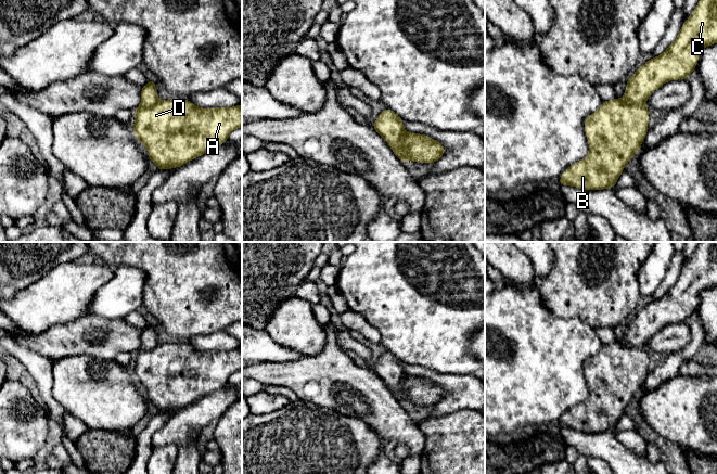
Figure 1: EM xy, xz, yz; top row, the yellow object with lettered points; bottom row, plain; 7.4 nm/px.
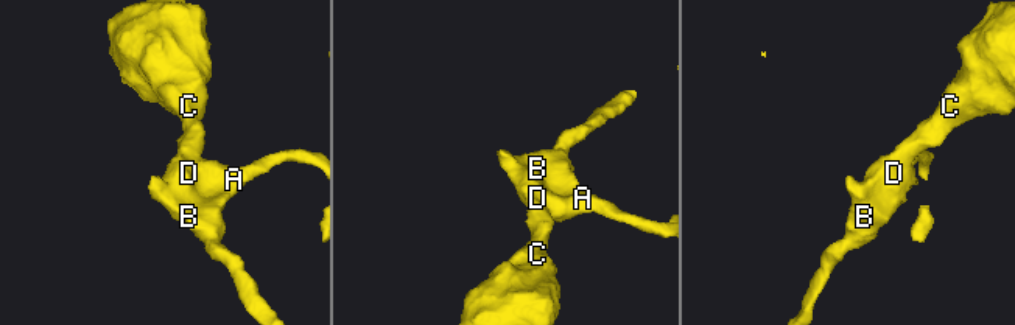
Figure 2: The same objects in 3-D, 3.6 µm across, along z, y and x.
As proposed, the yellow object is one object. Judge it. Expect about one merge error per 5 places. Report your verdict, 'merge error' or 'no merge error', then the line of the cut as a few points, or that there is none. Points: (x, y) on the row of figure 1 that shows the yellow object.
no merge error; no cut

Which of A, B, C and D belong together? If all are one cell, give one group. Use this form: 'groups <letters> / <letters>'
groups A B C D

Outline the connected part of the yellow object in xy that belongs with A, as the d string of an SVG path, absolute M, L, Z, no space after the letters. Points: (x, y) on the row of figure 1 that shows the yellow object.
M155 79L141 88L141 104L133 111L132 131L148 149L148 157L159 170L178 168L223 144L229 134L242 127L242 104L233 107L201 108L188 99L157 99Z

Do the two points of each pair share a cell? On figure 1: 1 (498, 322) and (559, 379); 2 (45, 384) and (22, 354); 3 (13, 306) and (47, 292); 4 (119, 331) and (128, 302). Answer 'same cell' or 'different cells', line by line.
1: same cell
2: same cell
3: same cell
4: different cells

